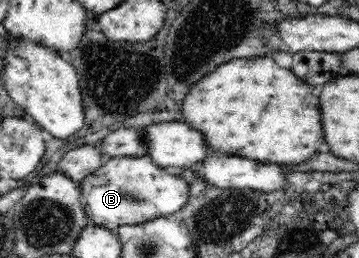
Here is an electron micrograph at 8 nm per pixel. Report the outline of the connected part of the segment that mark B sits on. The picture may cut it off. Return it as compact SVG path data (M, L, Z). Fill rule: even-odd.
M150 155L140 158L116 157L107 159L98 170L80 182L78 202L91 224L116 233L121 226L138 225L155 218L179 214L190 198L188 181L154 164Z

